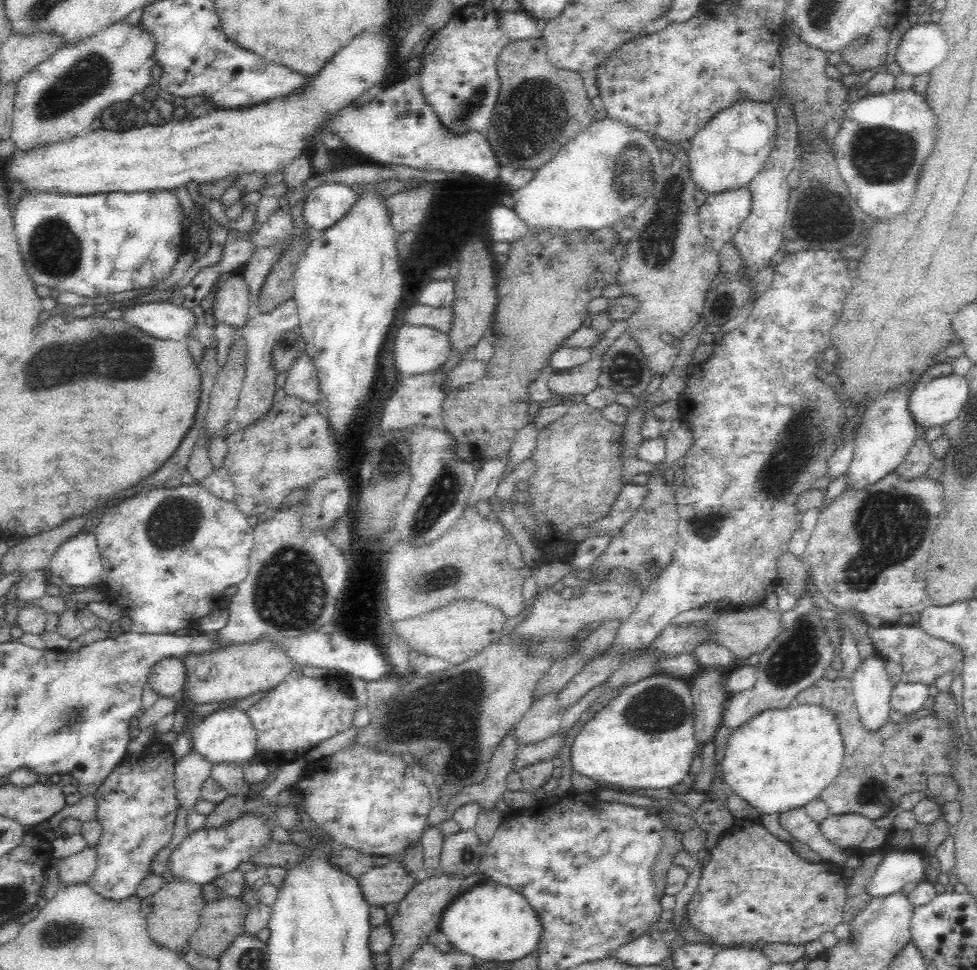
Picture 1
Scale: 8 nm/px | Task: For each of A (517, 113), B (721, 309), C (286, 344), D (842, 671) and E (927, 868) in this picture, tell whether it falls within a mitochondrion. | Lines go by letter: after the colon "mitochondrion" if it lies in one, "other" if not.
A: mitochondrion
B: other
C: other
D: other
E: other

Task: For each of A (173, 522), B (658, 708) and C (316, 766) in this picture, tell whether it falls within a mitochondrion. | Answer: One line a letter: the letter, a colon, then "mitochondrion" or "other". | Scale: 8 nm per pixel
A: mitochondrion
B: mitochondrion
C: other

